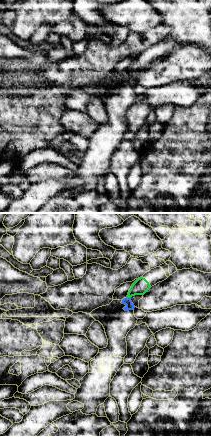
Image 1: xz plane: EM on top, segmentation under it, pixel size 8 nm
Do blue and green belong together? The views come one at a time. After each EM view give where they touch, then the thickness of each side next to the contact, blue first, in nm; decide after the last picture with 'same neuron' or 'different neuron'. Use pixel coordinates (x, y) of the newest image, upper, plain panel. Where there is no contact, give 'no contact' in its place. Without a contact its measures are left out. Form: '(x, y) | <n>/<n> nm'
(128, 74) | 60/120 nm

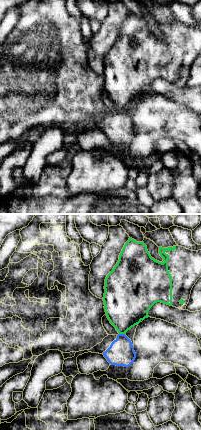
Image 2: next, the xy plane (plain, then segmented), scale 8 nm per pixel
(122, 110) | 220/360 nm

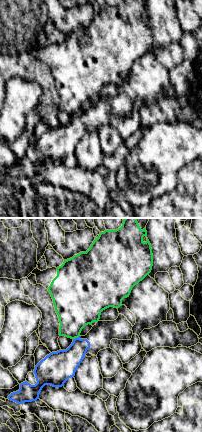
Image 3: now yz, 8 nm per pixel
(76, 114) | 240/320 nm

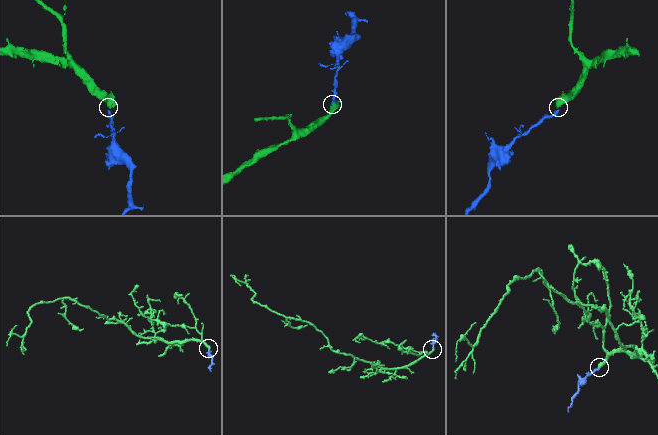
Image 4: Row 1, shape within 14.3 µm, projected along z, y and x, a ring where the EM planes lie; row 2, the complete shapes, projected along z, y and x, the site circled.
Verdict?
different neuron

